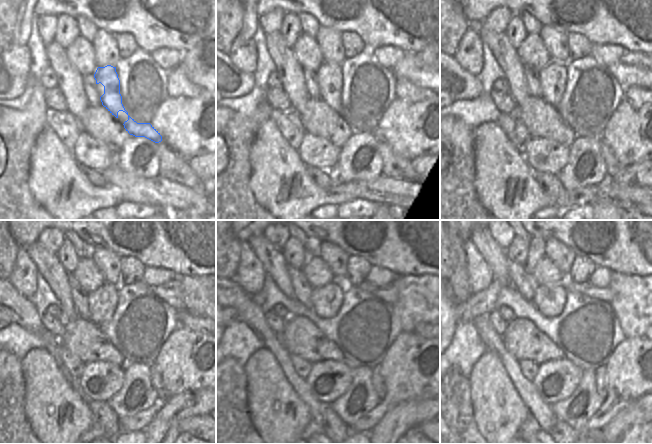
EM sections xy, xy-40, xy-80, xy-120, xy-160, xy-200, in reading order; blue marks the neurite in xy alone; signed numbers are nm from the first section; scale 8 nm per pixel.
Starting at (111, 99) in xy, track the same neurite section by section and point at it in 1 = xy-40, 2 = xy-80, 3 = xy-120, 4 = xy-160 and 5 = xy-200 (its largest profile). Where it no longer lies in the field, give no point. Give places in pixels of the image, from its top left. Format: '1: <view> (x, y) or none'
1: xy-40 (329, 73)
2: xy-80 (554, 74)
3: xy-120 (104, 299)
4: xy-160 (325, 301)
5: xy-200 (549, 299)

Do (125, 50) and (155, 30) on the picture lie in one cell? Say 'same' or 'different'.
different

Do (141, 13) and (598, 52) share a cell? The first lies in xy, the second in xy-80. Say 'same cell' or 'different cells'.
different cells

